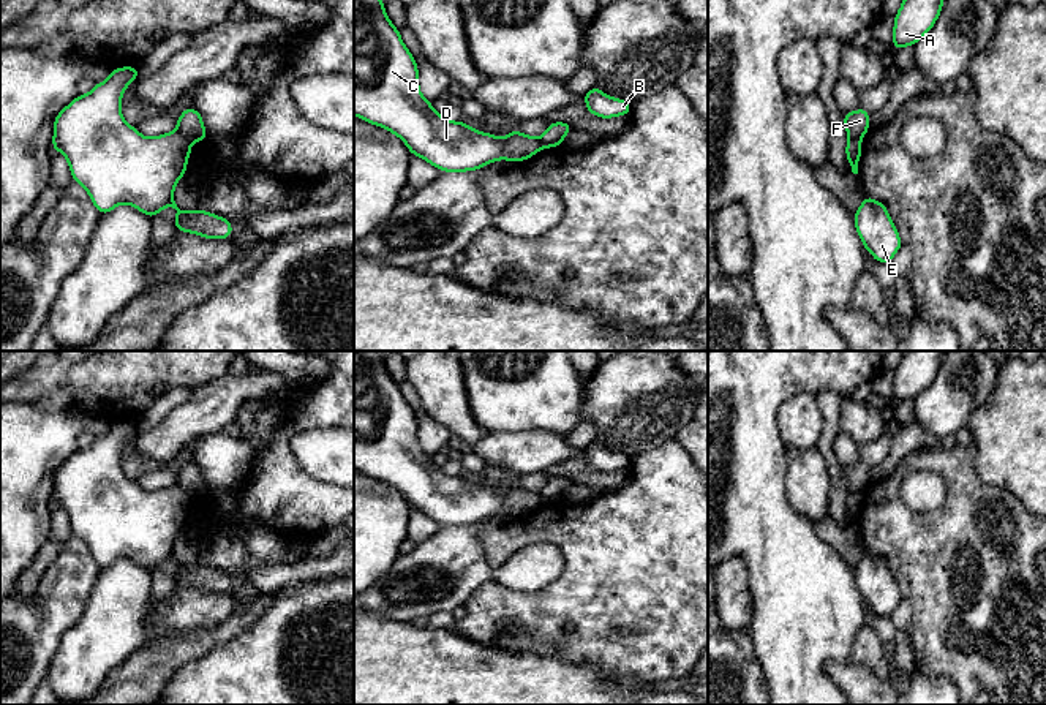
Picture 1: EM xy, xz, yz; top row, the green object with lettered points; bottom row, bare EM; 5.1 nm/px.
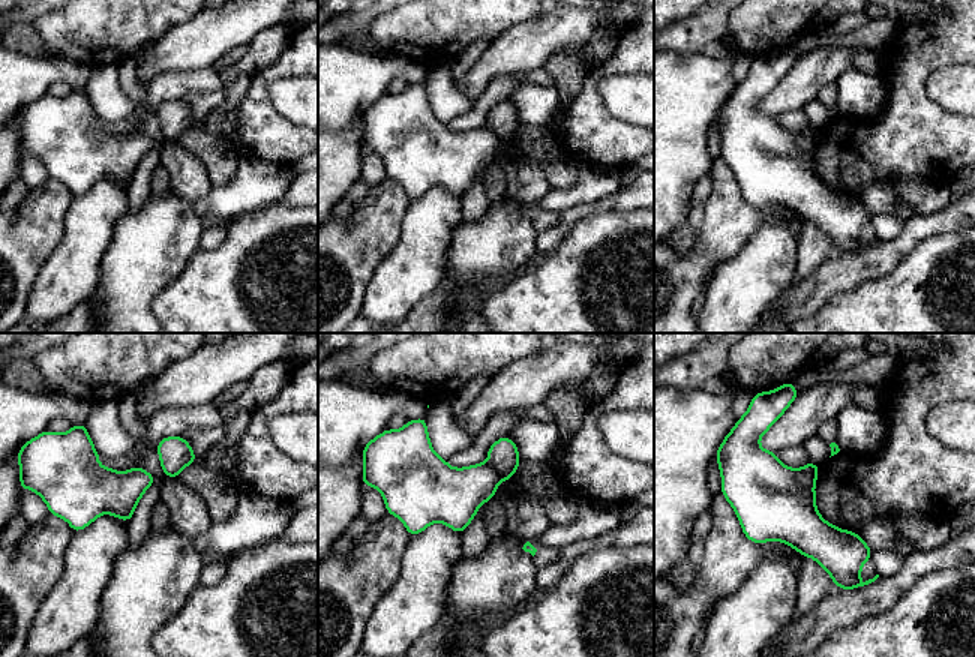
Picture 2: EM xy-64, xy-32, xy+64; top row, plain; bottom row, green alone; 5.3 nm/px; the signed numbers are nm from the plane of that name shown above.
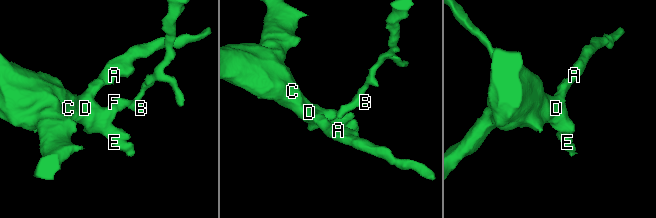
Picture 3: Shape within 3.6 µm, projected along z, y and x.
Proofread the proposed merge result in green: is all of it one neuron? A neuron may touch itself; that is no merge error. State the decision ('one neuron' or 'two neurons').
two neurons

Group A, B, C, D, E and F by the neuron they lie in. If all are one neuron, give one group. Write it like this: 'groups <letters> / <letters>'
groups A C D E / B F

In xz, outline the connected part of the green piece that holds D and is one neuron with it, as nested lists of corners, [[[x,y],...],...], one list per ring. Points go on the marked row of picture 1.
[[[354,0],[354,115],[398,136],[411,155],[446,172],[479,171],[498,161],[525,161],[540,149],[540,138],[512,130],[506,138],[482,133],[463,120],[450,122],[436,112],[419,89],[419,68],[393,27],[382,0]]]

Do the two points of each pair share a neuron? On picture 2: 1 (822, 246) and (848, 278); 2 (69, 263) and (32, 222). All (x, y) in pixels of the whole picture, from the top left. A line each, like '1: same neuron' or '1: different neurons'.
1: different neurons
2: different neurons

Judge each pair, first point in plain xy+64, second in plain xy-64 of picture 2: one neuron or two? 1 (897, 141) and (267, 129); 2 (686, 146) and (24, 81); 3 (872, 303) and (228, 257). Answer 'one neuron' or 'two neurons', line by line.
1: one neuron
2: one neuron
3: one neuron

